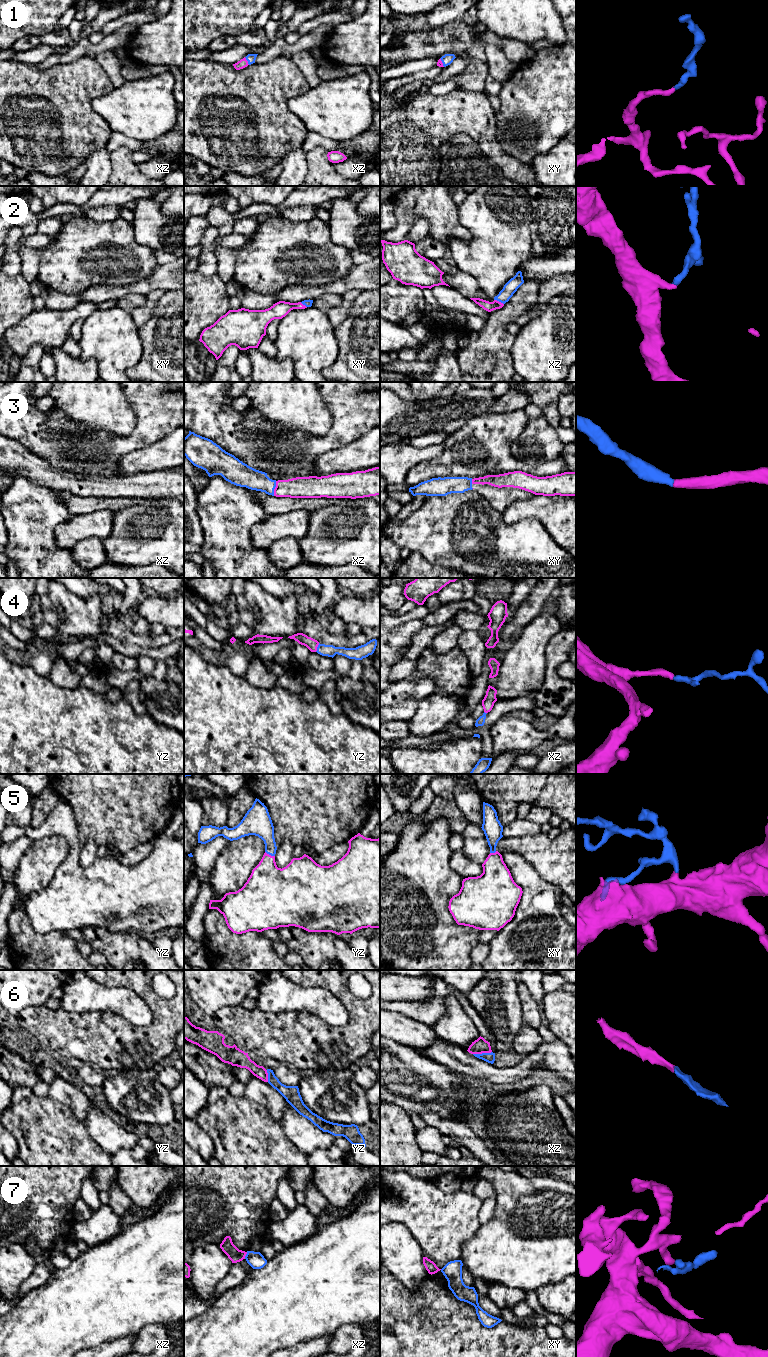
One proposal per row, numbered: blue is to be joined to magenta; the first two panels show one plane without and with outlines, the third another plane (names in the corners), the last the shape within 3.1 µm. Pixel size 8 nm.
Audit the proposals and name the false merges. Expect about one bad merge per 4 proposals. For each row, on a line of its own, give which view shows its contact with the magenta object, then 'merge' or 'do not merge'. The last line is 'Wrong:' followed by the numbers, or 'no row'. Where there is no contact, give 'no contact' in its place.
1: xz | merge
2: xz | merge
3: xz | merge
4: yz | merge
5: yz | merge
6: xz | merge
7: xz | do not merge
Wrong: 7

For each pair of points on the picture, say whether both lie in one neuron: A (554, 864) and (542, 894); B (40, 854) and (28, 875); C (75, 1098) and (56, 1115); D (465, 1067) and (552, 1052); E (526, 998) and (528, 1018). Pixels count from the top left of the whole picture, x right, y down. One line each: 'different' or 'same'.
A: different
B: same
C: different
D: same
E: same

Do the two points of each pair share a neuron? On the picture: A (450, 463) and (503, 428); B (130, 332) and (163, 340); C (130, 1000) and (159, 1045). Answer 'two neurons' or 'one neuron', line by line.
A: one neuron
B: two neurons
C: two neurons

